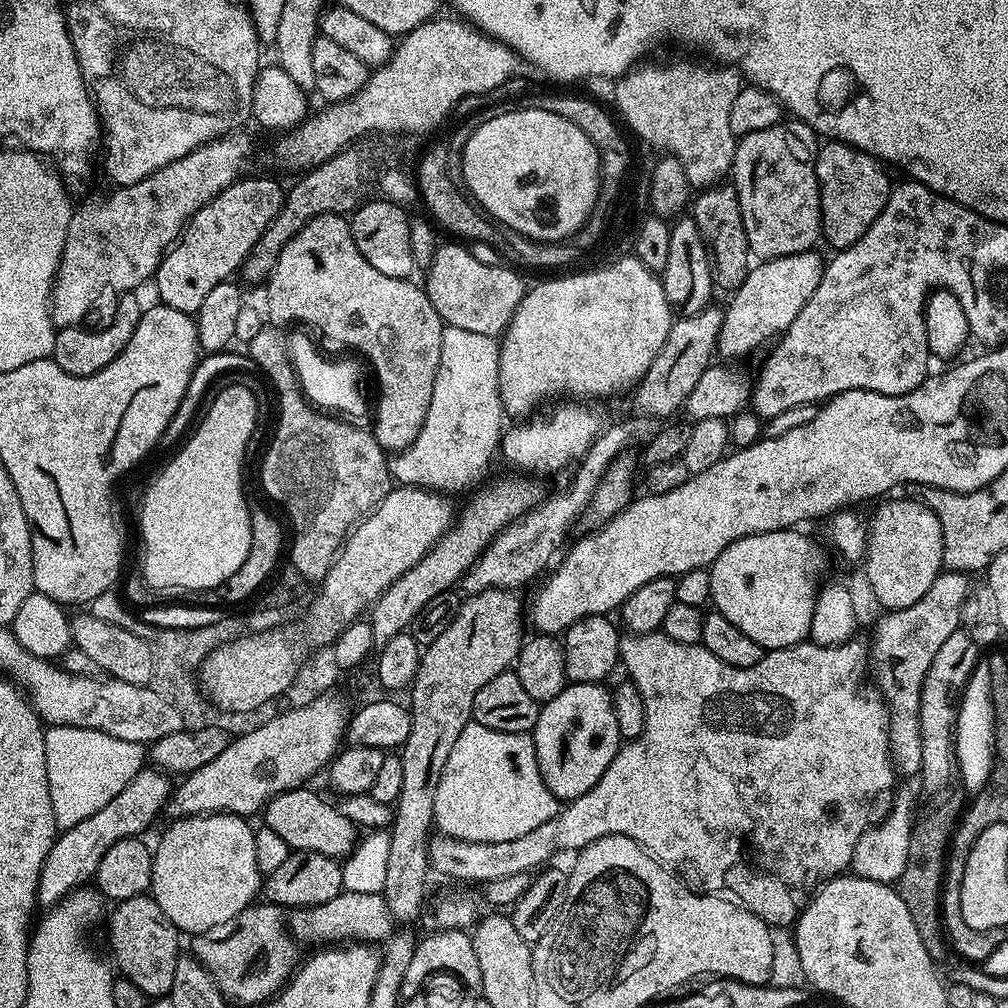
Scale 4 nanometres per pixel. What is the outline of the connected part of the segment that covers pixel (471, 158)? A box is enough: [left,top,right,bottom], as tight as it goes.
[459,106,600,242]

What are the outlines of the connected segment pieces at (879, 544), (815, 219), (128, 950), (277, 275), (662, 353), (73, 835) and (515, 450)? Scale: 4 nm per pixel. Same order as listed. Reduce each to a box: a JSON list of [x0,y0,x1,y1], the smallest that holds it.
[[862,499,944,610],[730,118,822,260],[108,894,182,998],[266,214,446,454],[631,306,724,418],[36,766,174,906],[502,402,602,477]]

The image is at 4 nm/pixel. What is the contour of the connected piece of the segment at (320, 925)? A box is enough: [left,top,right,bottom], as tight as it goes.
[294,891,394,946]

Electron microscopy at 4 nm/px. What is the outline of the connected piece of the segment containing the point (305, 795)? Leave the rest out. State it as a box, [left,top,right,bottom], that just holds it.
[262,786,358,858]

